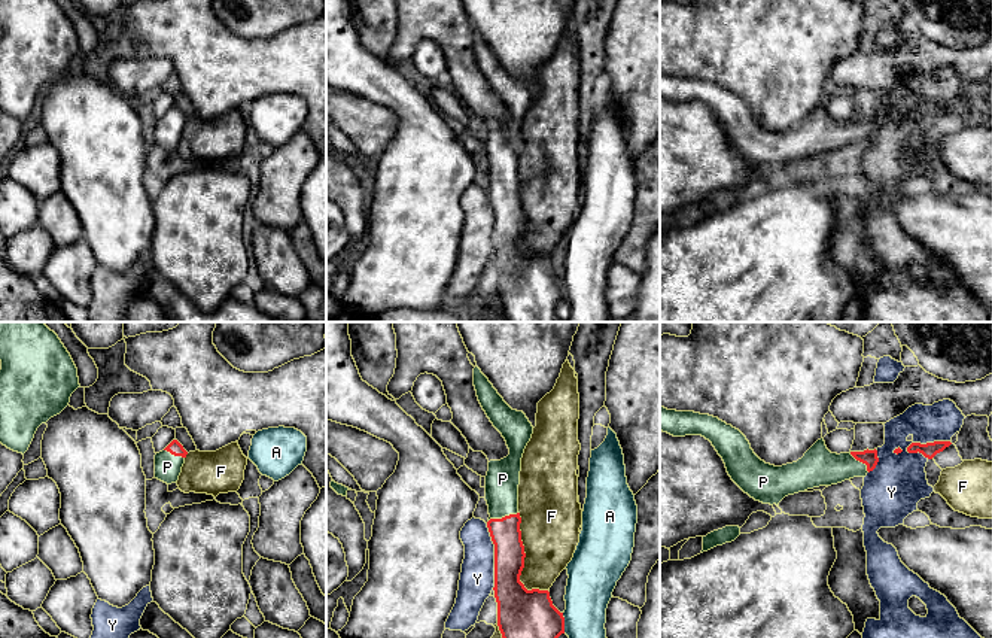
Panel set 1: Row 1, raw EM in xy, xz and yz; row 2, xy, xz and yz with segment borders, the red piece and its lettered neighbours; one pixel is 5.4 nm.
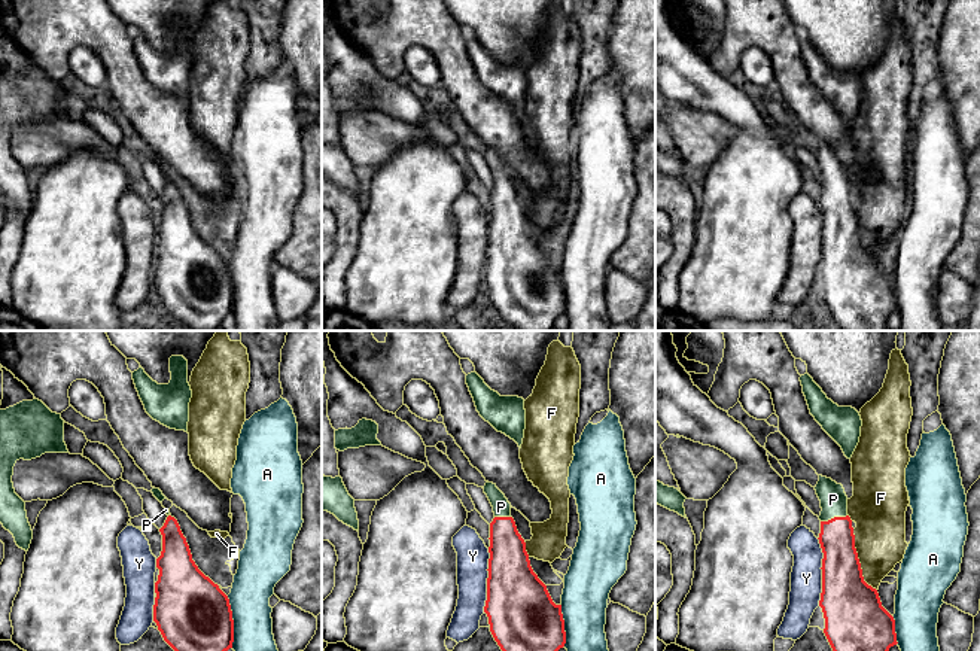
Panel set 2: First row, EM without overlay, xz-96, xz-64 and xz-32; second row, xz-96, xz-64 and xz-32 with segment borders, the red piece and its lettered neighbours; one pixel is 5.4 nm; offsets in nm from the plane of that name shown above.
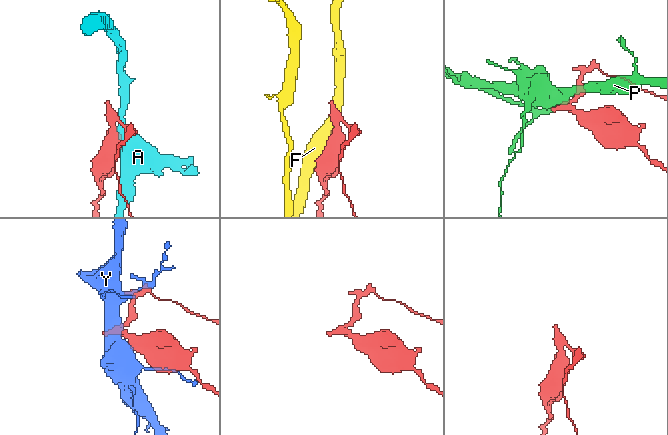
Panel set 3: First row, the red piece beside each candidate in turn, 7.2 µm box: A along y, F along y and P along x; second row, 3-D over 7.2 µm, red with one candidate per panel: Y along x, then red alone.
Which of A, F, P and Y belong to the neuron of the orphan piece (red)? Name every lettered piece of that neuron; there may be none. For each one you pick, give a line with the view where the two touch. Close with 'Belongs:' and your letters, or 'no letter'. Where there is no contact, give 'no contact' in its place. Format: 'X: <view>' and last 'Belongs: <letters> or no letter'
P: xz
Belongs: P

